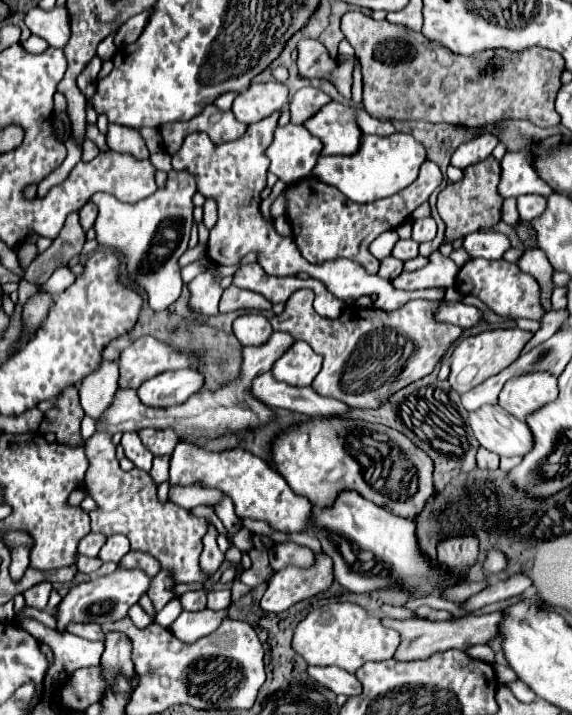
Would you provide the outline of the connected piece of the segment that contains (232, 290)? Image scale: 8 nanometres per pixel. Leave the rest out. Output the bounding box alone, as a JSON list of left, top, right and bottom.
[219,287,271,313]

